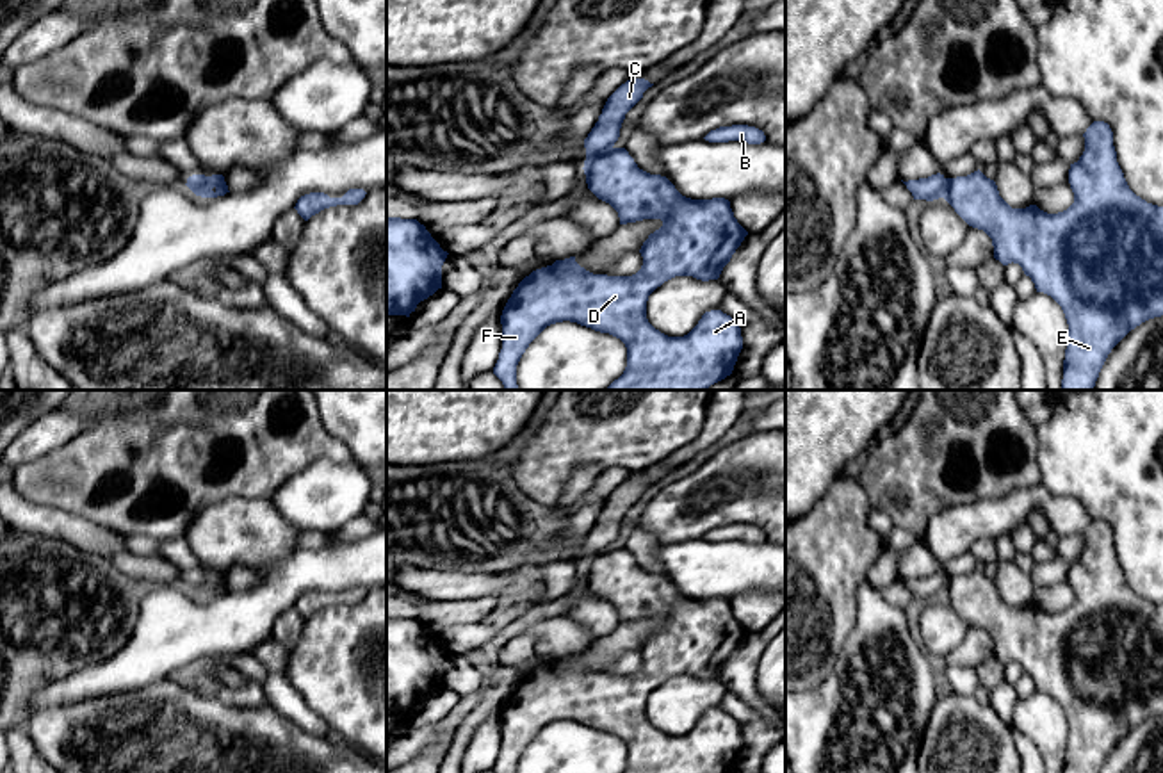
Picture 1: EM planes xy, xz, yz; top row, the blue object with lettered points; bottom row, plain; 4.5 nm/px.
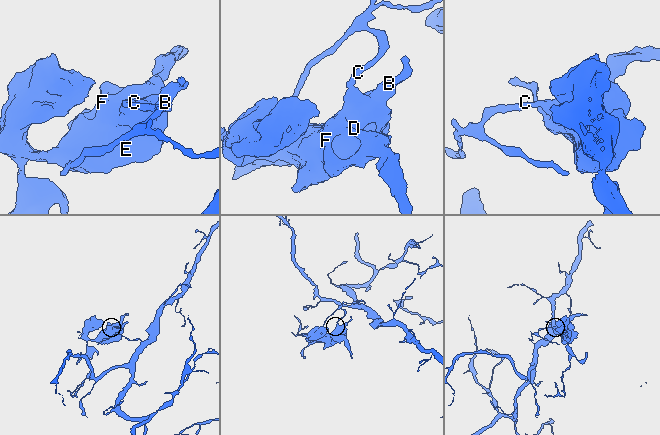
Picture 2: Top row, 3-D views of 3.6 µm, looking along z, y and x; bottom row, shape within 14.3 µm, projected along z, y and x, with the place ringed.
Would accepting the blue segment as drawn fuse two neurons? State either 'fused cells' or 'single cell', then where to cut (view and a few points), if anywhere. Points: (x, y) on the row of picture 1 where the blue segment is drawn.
fused cells; cut in xz along (611, 146), (586, 154)

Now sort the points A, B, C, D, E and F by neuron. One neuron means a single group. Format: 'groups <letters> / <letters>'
groups A B D E F / C

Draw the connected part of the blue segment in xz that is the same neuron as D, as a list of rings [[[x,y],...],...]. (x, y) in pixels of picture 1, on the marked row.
[[[606,148],[586,153],[584,175],[588,189],[609,203],[620,224],[643,219],[661,219],[663,226],[648,235],[639,253],[641,269],[632,276],[593,274],[575,262],[575,256],[525,276],[508,299],[502,315],[502,349],[493,374],[504,390],[518,390],[516,365],[529,344],[550,324],[570,321],[609,333],[627,347],[627,367],[606,390],[707,390],[732,374],[743,349],[739,324],[721,310],[702,315],[684,337],[668,337],[647,319],[648,296],[675,276],[693,276],[702,281],[718,280],[748,232],[737,223],[725,198],[691,199],[661,175],[638,167],[625,148]]]

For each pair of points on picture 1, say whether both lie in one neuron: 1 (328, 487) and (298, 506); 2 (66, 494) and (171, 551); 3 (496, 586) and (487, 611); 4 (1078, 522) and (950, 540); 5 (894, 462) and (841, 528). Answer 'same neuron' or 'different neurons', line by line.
1: same neuron
2: different neurons
3: different neurons
4: same neuron
5: different neurons

